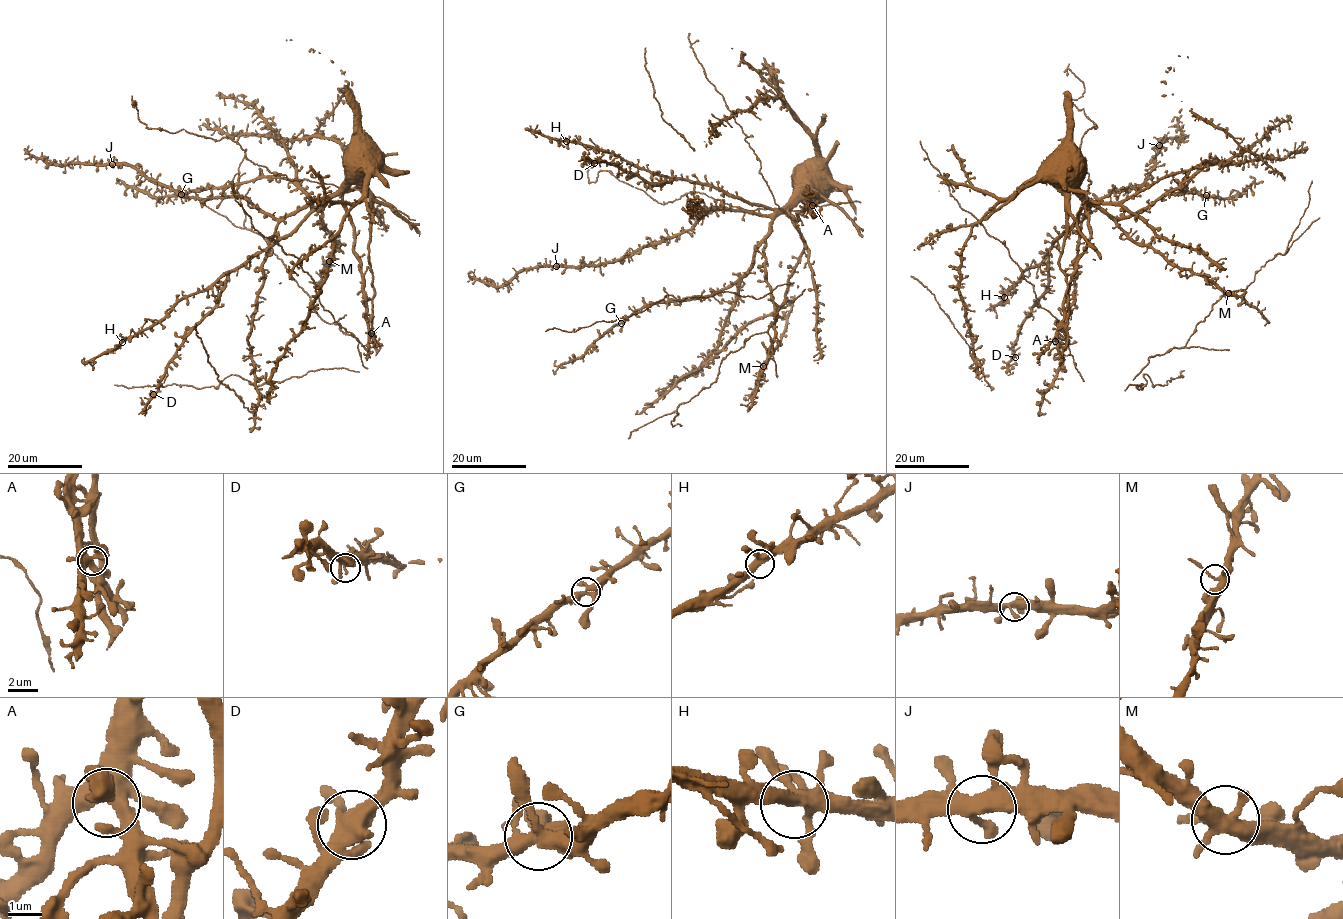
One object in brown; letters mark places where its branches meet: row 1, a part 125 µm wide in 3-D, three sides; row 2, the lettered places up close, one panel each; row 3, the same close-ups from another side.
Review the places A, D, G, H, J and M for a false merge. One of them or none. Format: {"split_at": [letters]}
{"split_at": []}

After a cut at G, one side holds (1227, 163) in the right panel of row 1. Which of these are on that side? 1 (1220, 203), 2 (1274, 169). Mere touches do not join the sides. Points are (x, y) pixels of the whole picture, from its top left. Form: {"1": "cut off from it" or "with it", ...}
{"1": "cut off from it", "2": "with it"}

